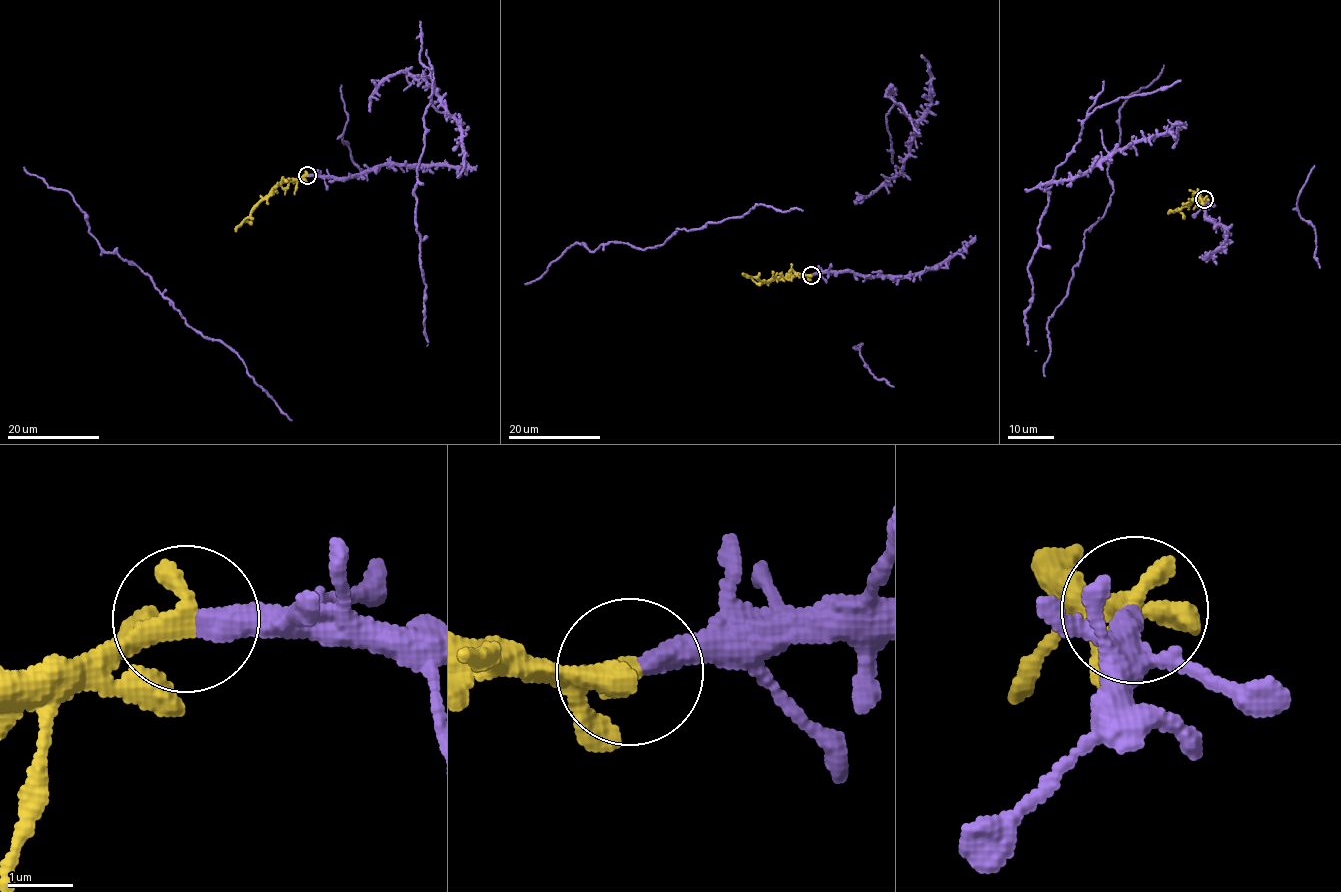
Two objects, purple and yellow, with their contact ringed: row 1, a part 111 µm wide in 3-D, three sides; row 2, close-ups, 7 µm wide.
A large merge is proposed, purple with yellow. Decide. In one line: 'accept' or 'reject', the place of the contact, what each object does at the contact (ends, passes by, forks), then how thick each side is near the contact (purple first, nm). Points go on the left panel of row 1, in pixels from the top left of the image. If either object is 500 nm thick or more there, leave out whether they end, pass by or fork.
accept; place (307, 175); purple ends; yellow passes by; calibres 400 and 280 nm

